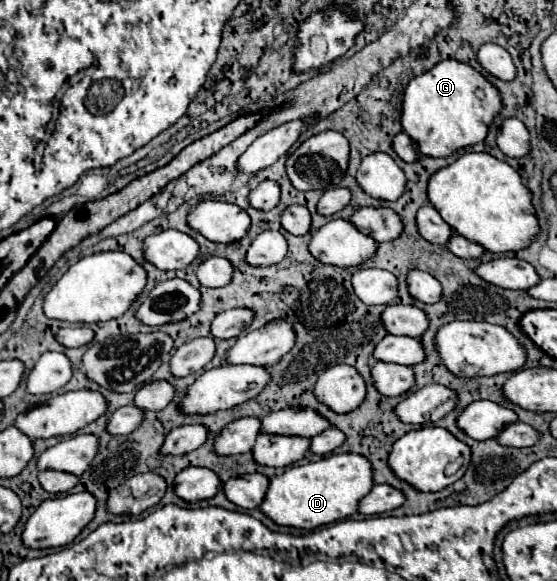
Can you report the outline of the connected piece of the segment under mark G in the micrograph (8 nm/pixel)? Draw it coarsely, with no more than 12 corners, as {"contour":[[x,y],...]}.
{"contour":[[443,60],[407,84],[401,126],[423,156],[483,142],[497,88]]}

